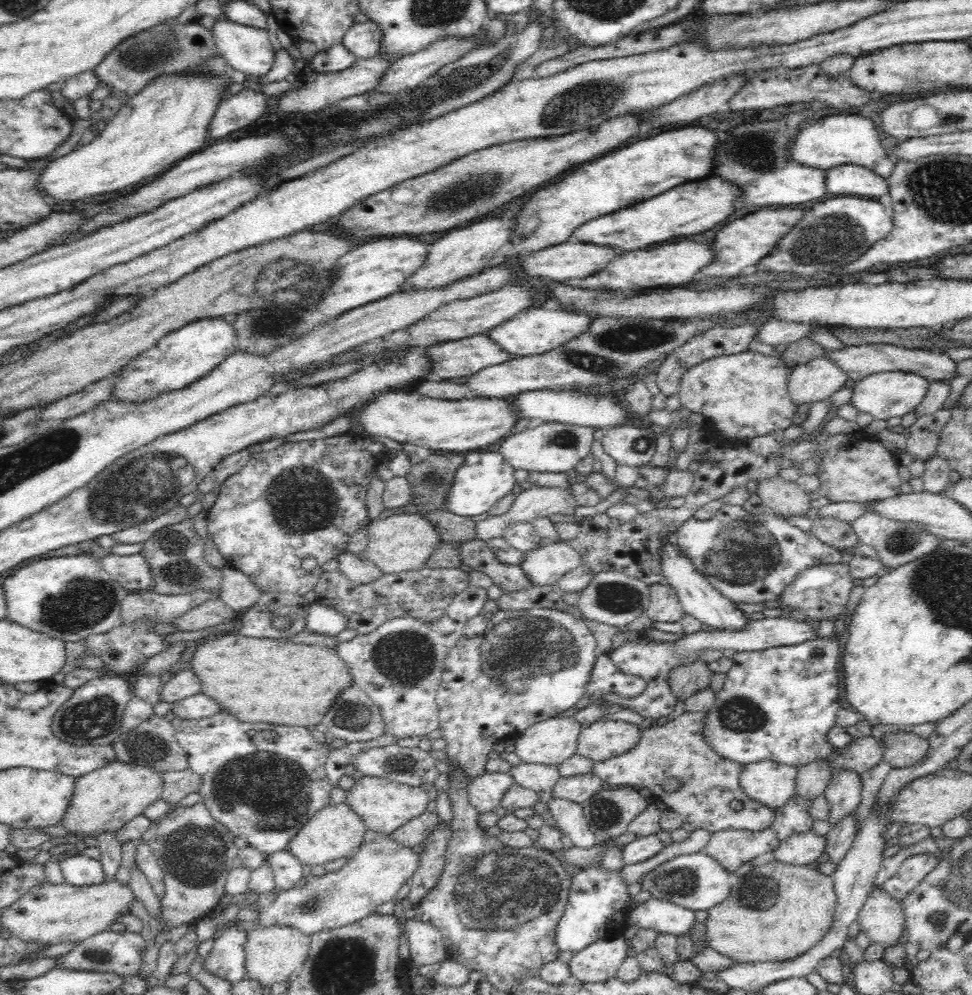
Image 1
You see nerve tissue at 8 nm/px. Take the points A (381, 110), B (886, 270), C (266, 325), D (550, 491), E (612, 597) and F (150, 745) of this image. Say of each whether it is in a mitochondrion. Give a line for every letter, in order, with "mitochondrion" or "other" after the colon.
A: other
B: other
C: mitochondrion
D: other
E: mitochondrion
F: mitochondrion

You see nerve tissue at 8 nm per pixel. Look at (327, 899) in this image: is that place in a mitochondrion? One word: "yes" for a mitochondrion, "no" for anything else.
yes

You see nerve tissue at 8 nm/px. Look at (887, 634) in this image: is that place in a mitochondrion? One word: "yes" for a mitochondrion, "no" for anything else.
no

